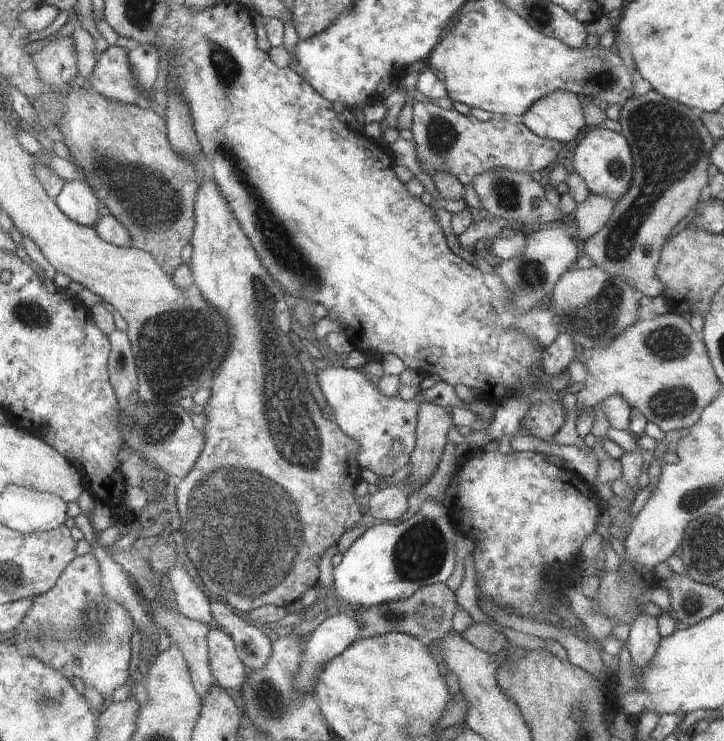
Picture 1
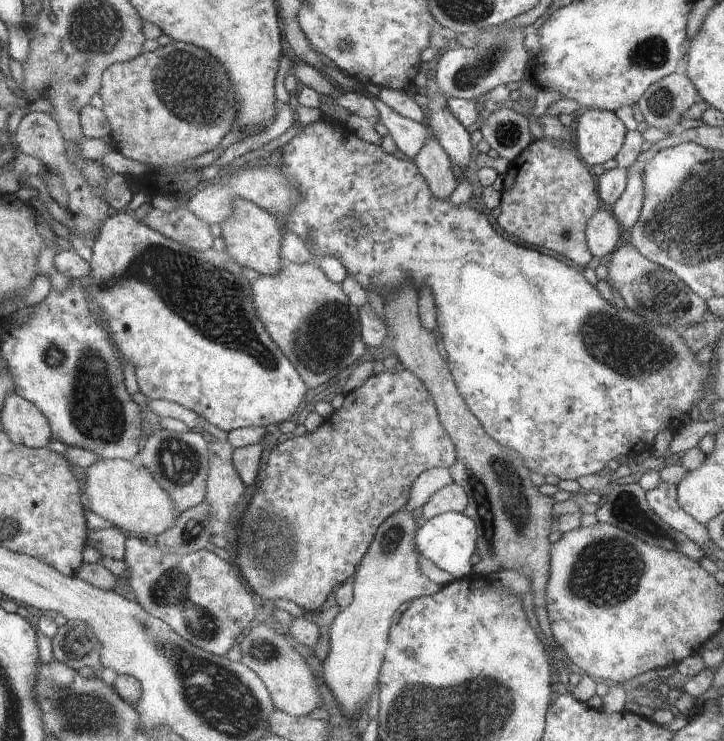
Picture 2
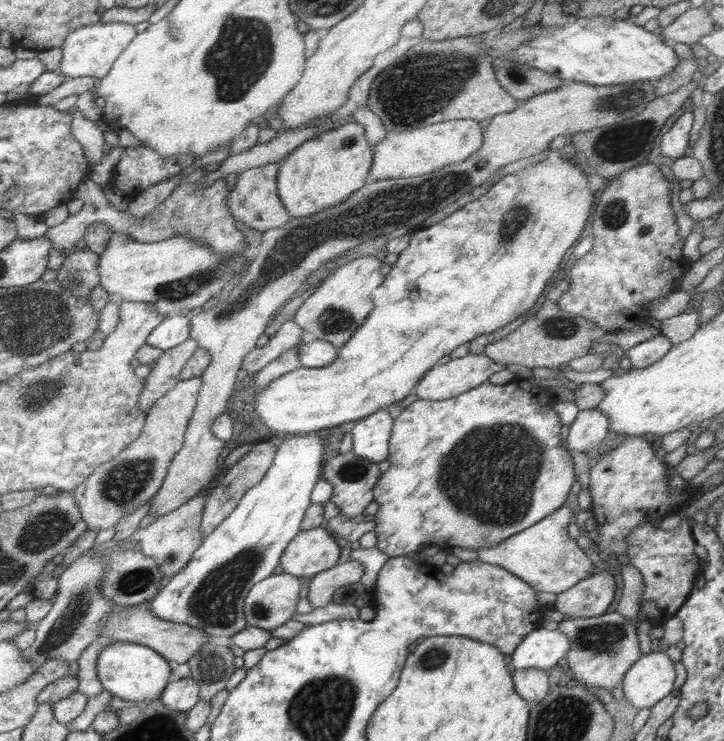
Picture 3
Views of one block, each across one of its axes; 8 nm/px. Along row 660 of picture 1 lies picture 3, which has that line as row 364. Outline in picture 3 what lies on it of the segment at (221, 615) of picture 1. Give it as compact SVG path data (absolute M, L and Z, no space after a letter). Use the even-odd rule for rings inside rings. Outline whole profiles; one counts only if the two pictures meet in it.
M292 319L283 323L278 331L269 338L264 347L254 347L243 359L241 369L253 375L266 364L276 360L290 348L294 348L302 338L305 330Z

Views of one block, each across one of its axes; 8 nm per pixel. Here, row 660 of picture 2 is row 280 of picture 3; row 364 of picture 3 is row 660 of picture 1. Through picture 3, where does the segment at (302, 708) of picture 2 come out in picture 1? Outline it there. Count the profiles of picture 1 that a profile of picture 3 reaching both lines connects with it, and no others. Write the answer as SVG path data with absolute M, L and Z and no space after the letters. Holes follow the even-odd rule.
M212 625L207 634L207 649L210 672L223 689L240 690L245 683L248 668L238 658L232 637L217 625Z

